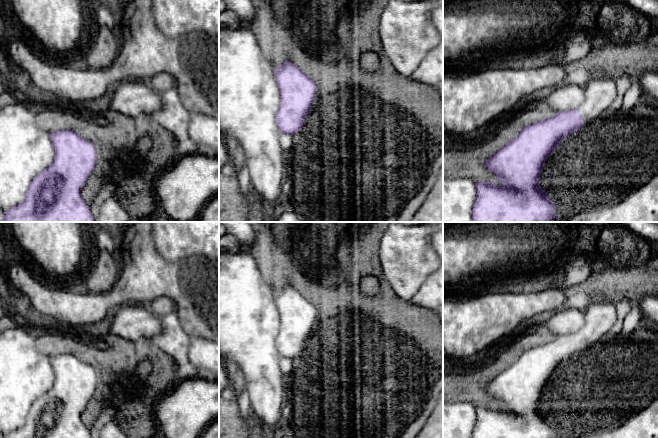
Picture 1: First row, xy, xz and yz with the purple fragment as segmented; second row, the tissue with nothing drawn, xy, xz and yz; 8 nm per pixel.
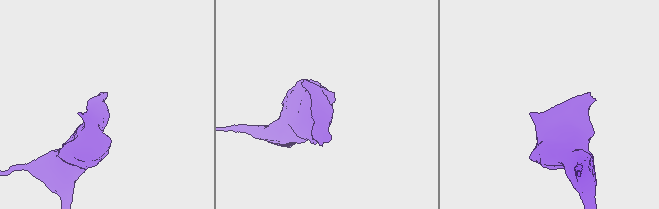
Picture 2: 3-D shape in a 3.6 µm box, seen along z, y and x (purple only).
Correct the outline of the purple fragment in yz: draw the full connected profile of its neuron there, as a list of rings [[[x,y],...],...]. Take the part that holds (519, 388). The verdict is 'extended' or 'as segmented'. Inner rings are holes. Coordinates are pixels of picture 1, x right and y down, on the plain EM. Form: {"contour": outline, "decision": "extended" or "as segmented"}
{"contour": [[[610,302],[592,304],[585,310],[584,314],[585,324],[579,332],[558,336],[553,341],[524,352],[510,367],[486,384],[487,393],[492,395],[497,402],[494,406],[476,405],[476,424],[472,438],[556,438],[555,427],[540,410],[545,385],[558,373],[562,364],[596,343],[602,335],[609,334],[617,317],[616,306]]], "decision": "extended"}

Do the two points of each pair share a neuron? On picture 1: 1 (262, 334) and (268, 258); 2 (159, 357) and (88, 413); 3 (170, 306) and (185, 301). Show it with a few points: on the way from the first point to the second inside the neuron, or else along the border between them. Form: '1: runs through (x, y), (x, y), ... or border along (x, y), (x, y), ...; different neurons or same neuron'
1: border along (255, 261), (261, 277), (272, 289); different neurons
2: runs through (139, 355), (118, 375), (108, 394); same neuron
3: border along (153, 299), (171, 298), (176, 311); different neurons

